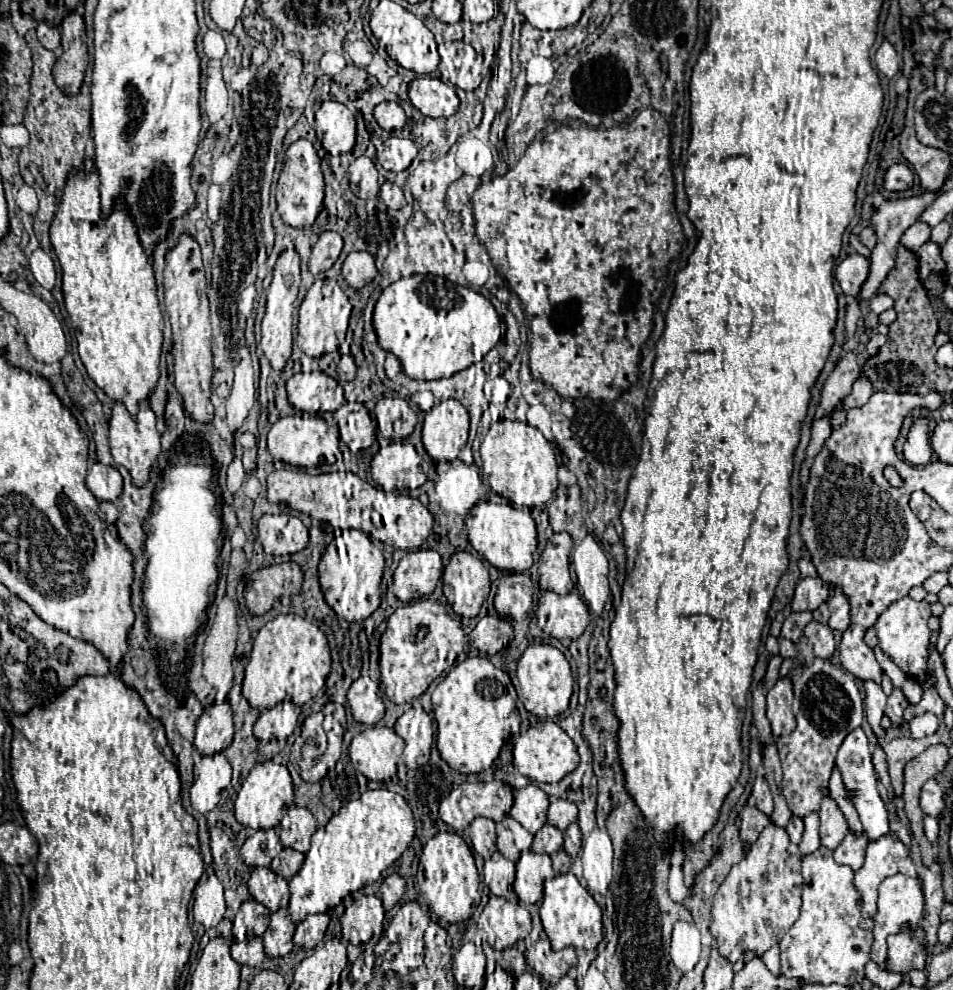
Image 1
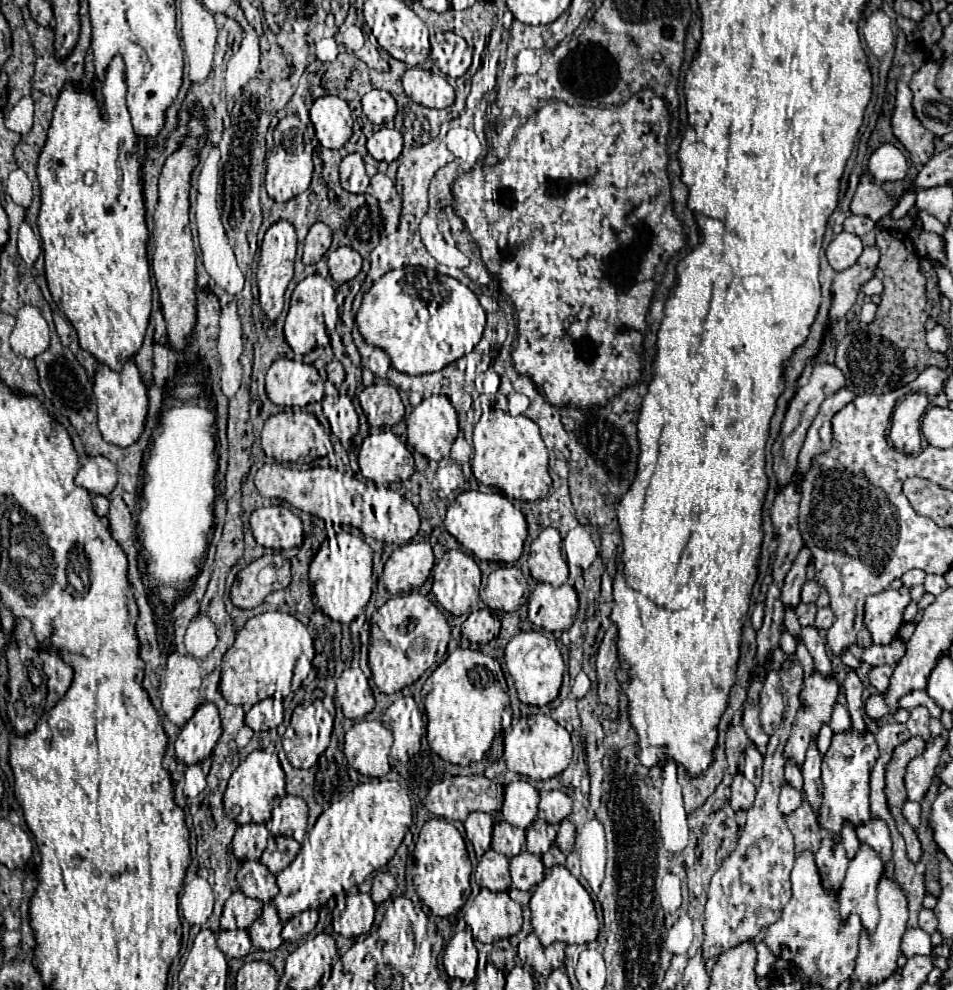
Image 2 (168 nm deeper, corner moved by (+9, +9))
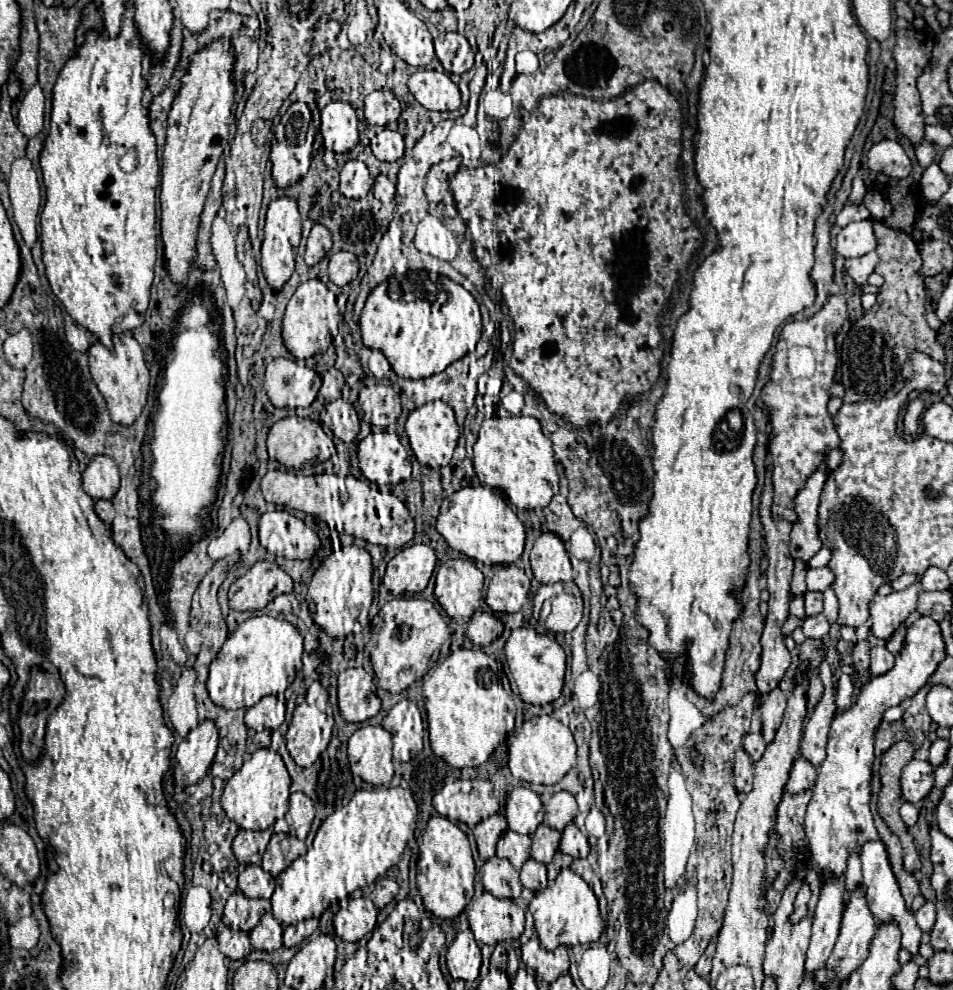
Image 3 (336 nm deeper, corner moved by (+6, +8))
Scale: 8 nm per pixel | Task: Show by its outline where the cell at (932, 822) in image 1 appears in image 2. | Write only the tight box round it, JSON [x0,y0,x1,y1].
[903,801,921,829]

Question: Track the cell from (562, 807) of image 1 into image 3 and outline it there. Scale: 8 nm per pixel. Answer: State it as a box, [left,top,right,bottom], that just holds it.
[544,792,578,830]

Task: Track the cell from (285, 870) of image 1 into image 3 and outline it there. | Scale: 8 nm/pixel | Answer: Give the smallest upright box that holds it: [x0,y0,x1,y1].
[262,834,306,876]

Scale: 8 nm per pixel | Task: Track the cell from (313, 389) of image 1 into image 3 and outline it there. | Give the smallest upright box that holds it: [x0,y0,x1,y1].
[264,358,320,408]

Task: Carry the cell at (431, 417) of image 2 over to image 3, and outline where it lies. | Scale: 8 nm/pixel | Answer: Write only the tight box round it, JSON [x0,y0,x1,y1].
[406,400,460,468]

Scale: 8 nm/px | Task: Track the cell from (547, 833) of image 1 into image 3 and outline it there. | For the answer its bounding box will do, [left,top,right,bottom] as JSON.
[532,824,560,864]

